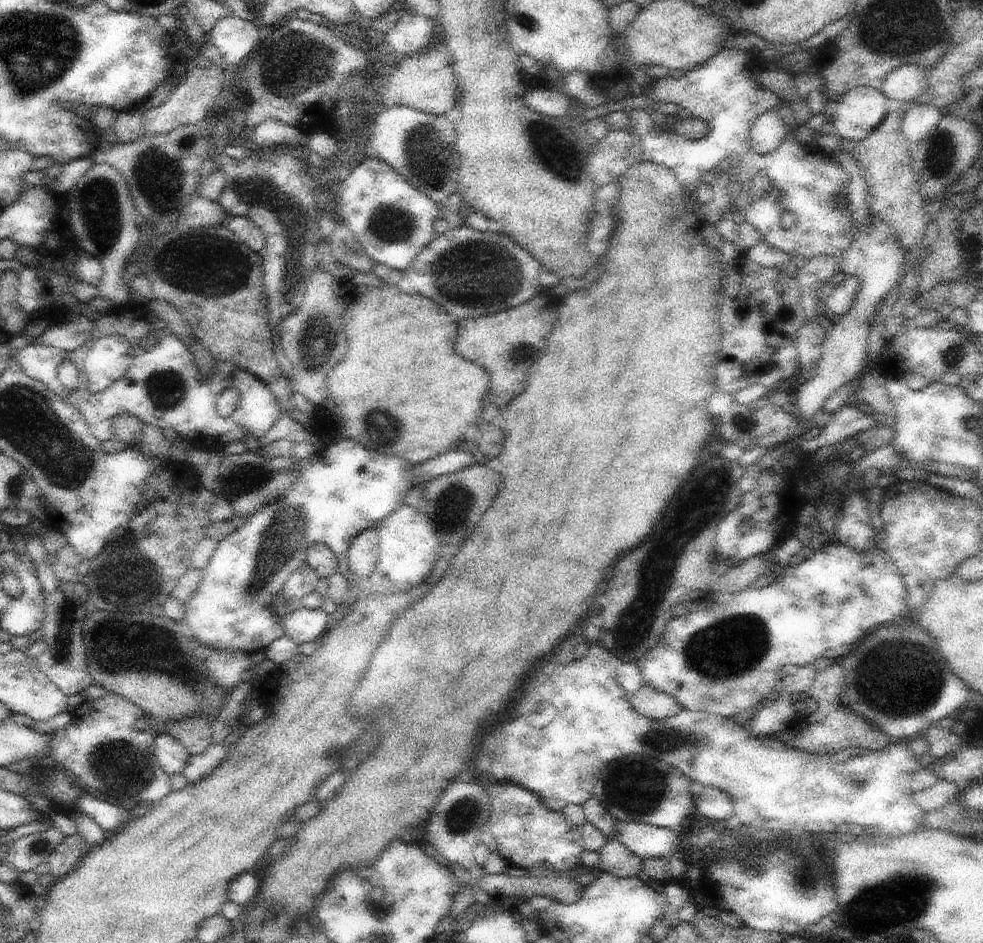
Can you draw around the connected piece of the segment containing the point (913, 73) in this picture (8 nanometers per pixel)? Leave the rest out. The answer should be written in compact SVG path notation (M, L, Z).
M903 64L884 79L882 92L888 99L916 101L929 85L928 71L915 64Z

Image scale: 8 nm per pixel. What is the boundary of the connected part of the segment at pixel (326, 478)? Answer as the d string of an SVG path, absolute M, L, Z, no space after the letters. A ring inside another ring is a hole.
M342 438L339 441L329 442L325 447L321 450L316 451L307 462L307 465L302 469L300 475L295 477L295 480L292 481L291 485L284 492L284 496L278 498L278 500L271 501L268 503L268 506L259 508L250 518L245 519L243 523L238 527L236 532L233 532L230 536L227 536L222 542L219 542L217 549L213 552L206 568L203 570L203 578L202 582L198 586L198 590L196 590L196 594L193 594L192 598L188 600L185 604L185 614L184 619L186 619L186 624L190 626L190 630L192 630L192 634L196 636L196 640L200 642L200 644L204 644L204 646L208 646L210 650L212 648L216 648L216 650L242 650L248 654L248 656L254 656L254 654L260 654L260 657L267 650L267 648L274 642L277 638L280 638L285 634L284 630L284 617L277 614L273 607L272 602L273 599L276 599L281 596L282 588L284 588L284 584L290 575L300 568L306 562L307 559L307 550L314 544L314 542L324 542L326 546L336 555L338 559L339 566L338 572L345 576L350 575L350 562L349 562L349 548L354 539L364 532L364 530L368 530L368 528L376 527L380 524L380 521L383 521L389 514L392 514L395 510L398 510L402 504L405 503L406 496L408 496L408 492L412 490L414 484L414 478L416 478L416 474L428 474L428 476L436 476L450 474L459 470L464 470L464 468L468 468L471 464L475 463L474 455L469 450L463 451L448 451L443 455L438 456L438 458L433 458L424 464L420 464L420 466L412 466L410 462L406 462L404 458L400 458L400 456L392 456L387 454L382 454L373 450L368 450L366 446L362 446L360 442L356 442L356 440L350 440L350 438Z

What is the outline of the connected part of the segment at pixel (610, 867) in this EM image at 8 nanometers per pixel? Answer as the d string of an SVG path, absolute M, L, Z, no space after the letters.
M616 837L600 851L599 864L604 872L626 878L643 878L644 866L639 856L628 850Z

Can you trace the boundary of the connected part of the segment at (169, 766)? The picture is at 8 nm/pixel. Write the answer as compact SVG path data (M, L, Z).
M166 732L160 734L154 741L154 754L166 774L180 774L188 766L191 754L186 746Z

